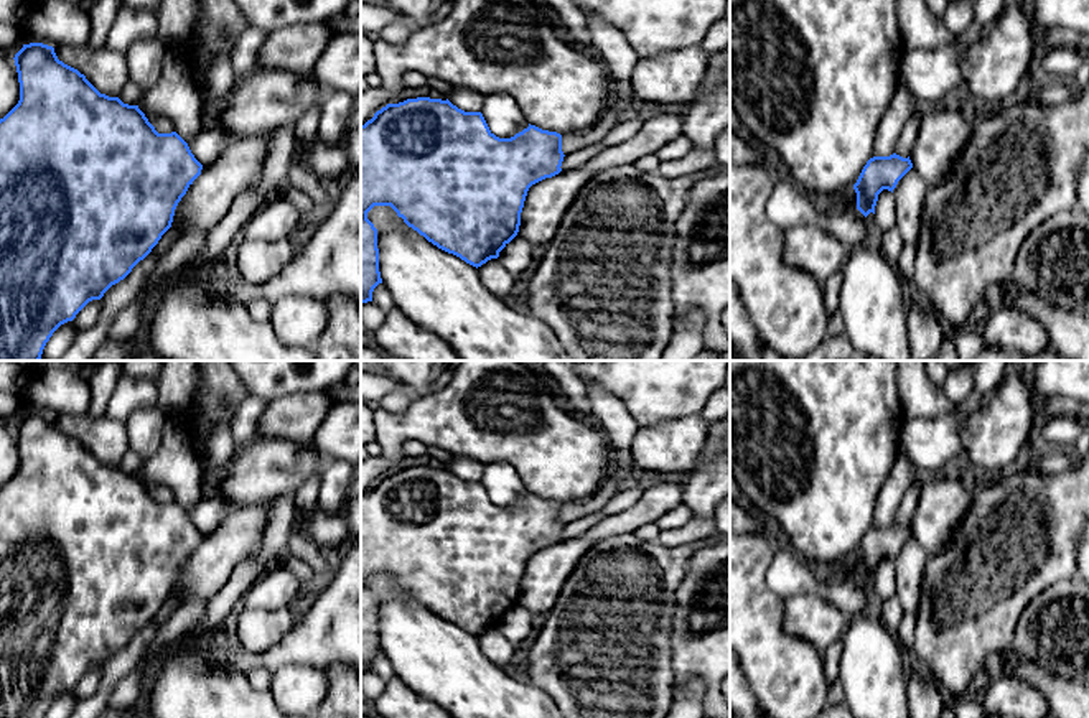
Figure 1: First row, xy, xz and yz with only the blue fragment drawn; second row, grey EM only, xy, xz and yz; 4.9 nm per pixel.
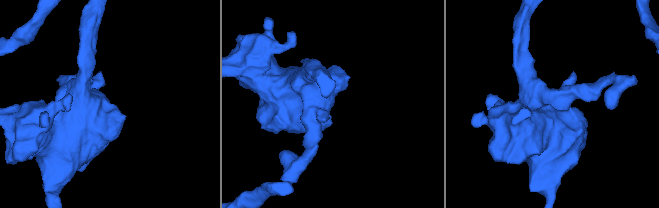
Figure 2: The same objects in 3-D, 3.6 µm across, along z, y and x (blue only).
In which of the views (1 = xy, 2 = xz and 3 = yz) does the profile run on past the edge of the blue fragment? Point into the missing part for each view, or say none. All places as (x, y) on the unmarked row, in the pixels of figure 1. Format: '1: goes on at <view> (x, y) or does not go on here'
1: does not go on here
2: does not go on here
3: does not go on here

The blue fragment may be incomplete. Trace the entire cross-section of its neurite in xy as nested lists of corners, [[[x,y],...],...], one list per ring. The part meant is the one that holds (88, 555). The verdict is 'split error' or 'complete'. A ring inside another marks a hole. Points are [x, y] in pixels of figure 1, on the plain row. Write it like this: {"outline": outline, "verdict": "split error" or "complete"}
{"outline": [[[43,412],[23,413],[15,423],[20,451],[18,473],[0,487],[0,718],[44,718],[53,702],[92,669],[104,662],[143,629],[171,596],[175,578],[203,534],[188,512],[176,502],[158,502],[138,474],[124,473],[119,466],[100,463],[84,443],[58,428],[54,417]]], "verdict": "complete"}

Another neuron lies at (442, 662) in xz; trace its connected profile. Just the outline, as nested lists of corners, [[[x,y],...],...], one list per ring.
[[[374,575],[367,588],[377,598],[379,641],[395,675],[451,718],[563,718],[547,692],[507,675],[486,659],[476,636],[428,611],[390,575]]]

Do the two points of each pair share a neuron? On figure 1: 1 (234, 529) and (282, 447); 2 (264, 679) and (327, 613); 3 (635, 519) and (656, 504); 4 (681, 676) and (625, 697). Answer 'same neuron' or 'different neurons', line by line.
1: same neuron
2: different neurons
3: same neuron
4: different neurons

